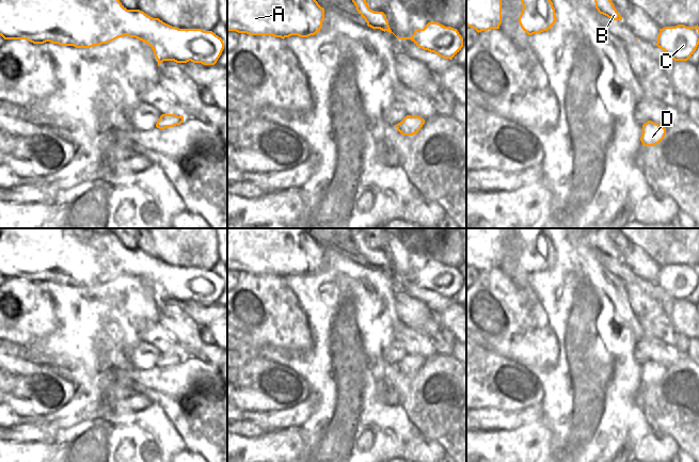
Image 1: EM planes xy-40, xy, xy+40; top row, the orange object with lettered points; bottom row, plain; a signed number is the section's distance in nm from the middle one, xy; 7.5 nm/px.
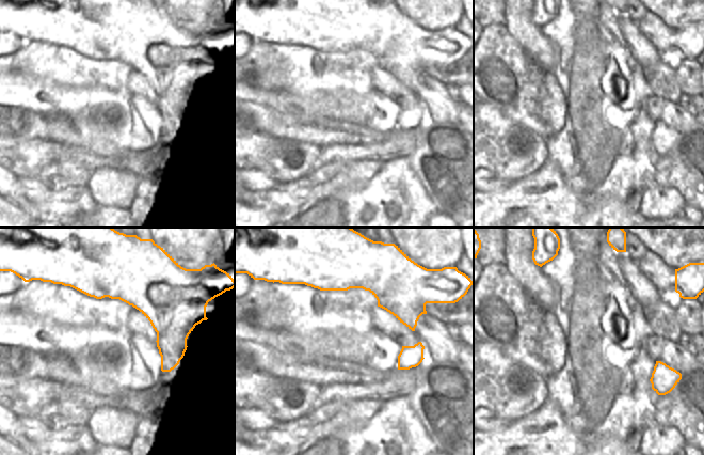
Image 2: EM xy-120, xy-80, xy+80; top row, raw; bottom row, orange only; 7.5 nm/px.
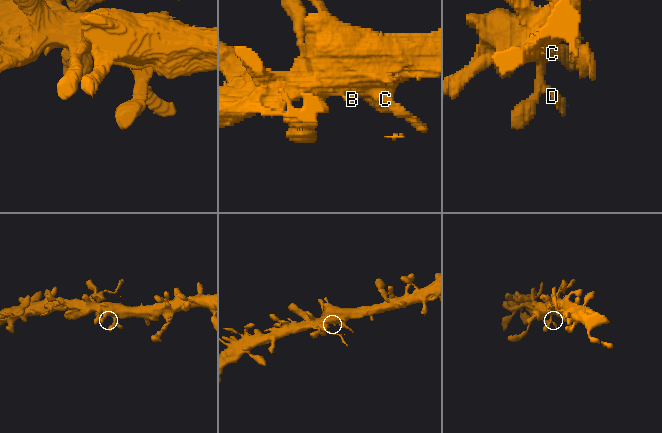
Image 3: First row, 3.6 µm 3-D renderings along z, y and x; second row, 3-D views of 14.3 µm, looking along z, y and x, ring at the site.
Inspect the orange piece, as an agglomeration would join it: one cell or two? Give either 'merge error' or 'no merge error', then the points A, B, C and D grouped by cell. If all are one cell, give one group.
no merge error | A B C D

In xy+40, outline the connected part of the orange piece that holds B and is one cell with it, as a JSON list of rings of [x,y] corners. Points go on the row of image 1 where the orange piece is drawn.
[[[594,0],[594,2],[595,9],[600,14],[607,16],[611,20],[622,20],[622,17],[615,9],[611,0]]]

